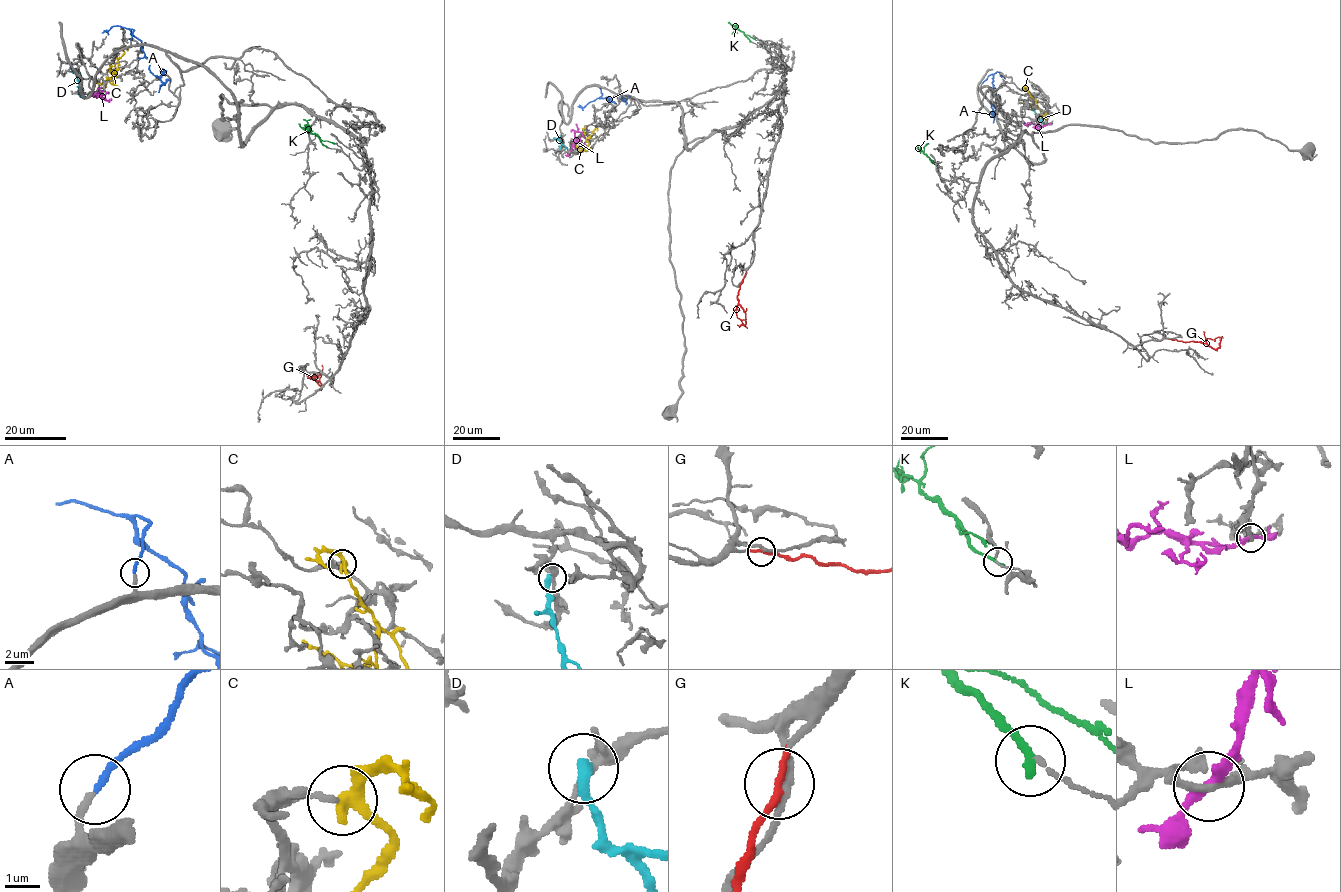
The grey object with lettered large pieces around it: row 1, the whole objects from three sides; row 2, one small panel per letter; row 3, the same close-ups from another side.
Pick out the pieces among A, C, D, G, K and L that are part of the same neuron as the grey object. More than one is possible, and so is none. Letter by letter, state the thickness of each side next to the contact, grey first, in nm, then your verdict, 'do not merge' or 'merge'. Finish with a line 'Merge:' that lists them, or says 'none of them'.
A: 200 nm thick on the grey side, 200 nm on the other; merge
C: 140 nm thick on the grey side, 300 nm on the other; do not merge
D: 240 nm thick on the grey side, 400 nm on the other; do not merge
G: 200 nm thick on the grey side, 280 nm on the other; merge
K: 140 nm thick on the grey side, 240 nm on the other; do not merge
L: 200 nm thick on the grey side, 280 nm on the other; do not merge
Merge: A, G

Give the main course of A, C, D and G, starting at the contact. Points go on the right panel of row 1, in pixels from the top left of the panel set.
A: (982, 83), (993, 75), (993, 123)
C: (1027, 89), (1045, 113), (1037, 113)
D: (1034, 102), (1037, 123), (1039, 126), (1044, 124)
G: (1168, 339), (1195, 341), (1217, 349), (1222, 336)

